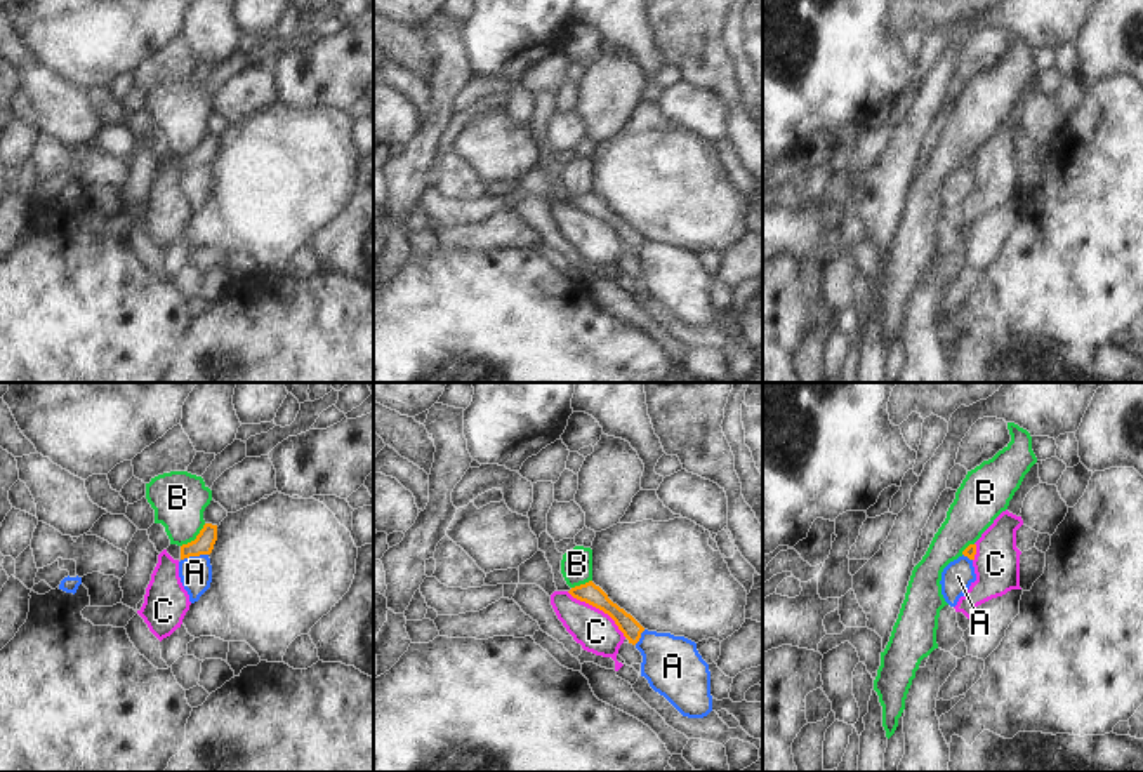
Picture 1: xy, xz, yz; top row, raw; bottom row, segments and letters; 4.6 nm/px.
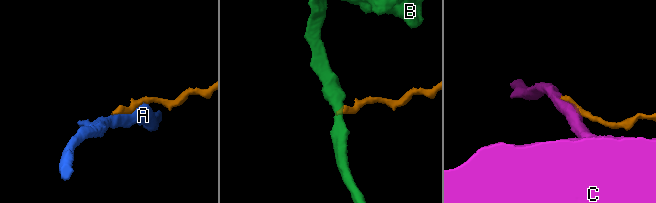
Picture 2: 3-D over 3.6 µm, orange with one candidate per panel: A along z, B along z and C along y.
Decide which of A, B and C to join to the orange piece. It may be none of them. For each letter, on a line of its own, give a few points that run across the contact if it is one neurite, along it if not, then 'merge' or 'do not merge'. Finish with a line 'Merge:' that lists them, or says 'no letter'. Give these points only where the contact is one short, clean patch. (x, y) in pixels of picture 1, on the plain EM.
A: do not merge
B: line xy (205, 134), (193, 150), (181, 157); do not merge
C: do not merge
Merge: no letter

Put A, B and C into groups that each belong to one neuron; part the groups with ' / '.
A / B / C

